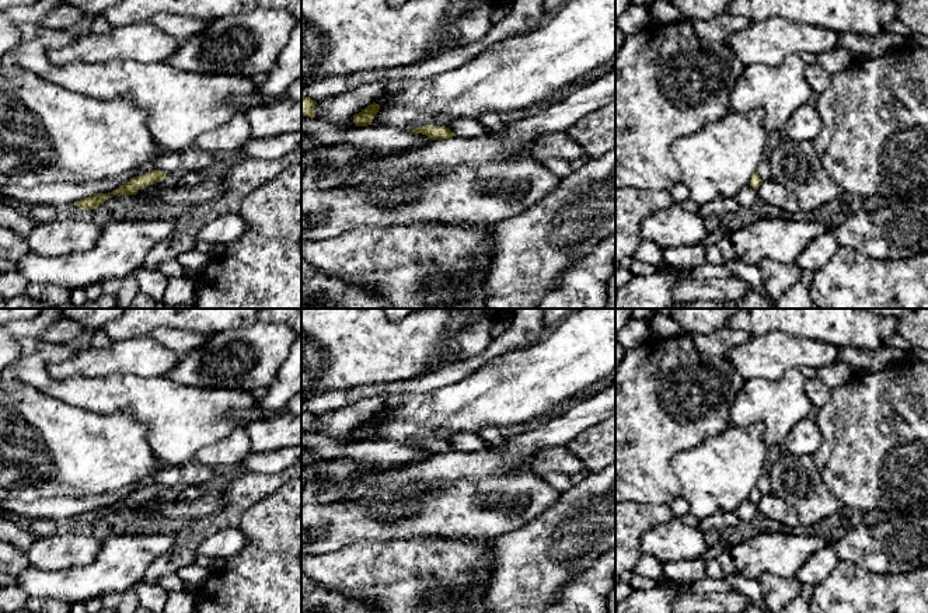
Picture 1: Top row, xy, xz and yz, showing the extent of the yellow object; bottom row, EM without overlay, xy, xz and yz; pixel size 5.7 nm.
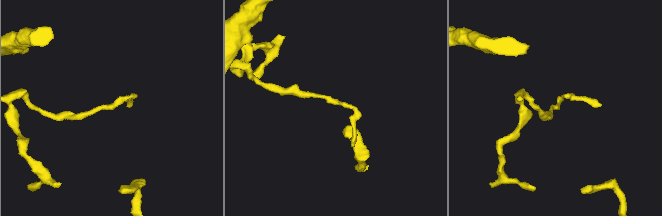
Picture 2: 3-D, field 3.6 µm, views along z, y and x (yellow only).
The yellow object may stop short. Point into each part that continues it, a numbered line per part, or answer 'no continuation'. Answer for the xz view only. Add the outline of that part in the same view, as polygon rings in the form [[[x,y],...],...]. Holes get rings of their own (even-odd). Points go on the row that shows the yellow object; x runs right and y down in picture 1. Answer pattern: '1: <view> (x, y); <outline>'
no continuation

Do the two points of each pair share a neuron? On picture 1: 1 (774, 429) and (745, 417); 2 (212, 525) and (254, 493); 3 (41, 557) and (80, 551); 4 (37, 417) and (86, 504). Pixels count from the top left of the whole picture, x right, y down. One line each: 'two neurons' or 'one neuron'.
1: one neuron
2: one neuron
3: one neuron
4: two neurons

